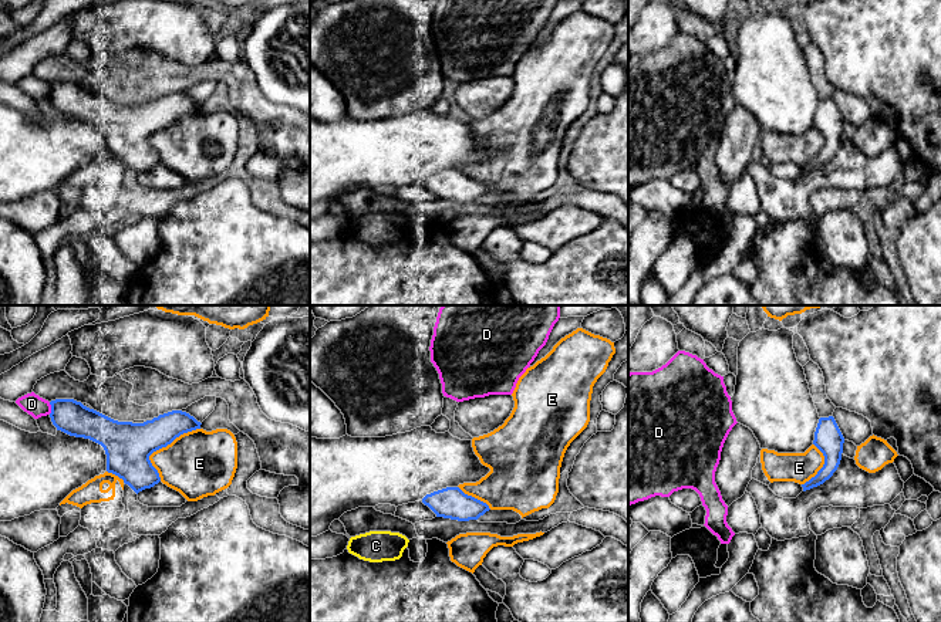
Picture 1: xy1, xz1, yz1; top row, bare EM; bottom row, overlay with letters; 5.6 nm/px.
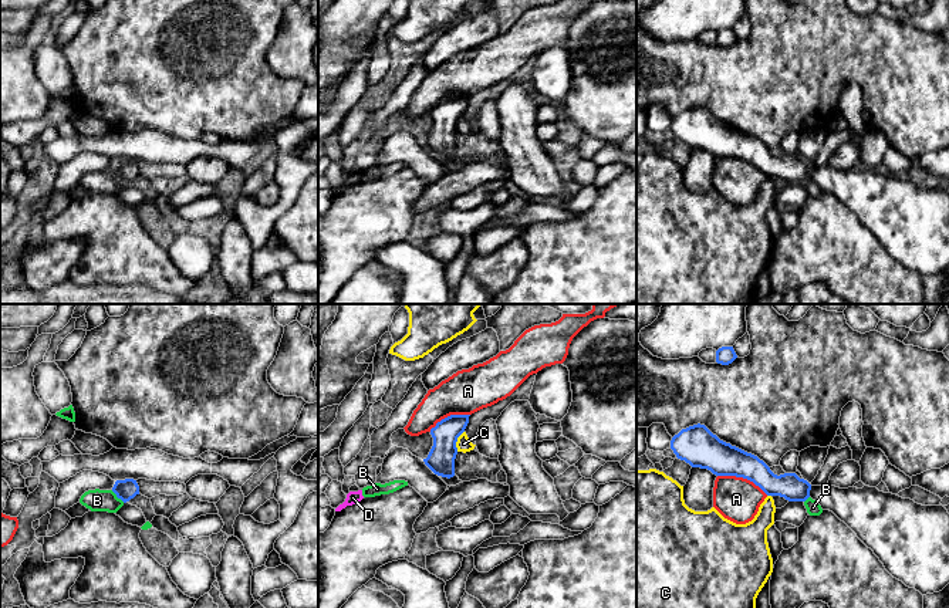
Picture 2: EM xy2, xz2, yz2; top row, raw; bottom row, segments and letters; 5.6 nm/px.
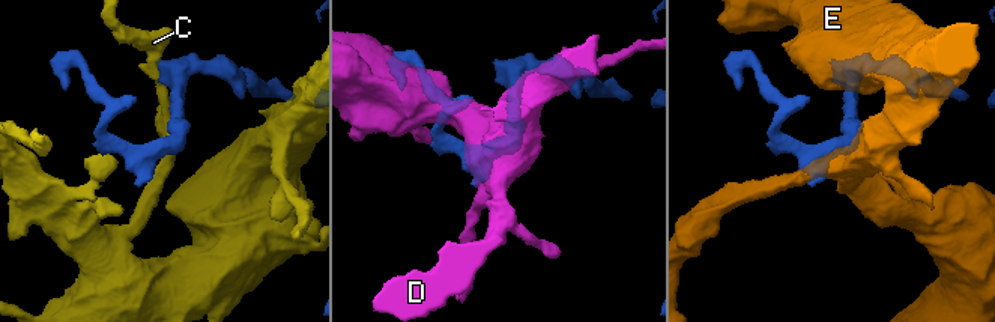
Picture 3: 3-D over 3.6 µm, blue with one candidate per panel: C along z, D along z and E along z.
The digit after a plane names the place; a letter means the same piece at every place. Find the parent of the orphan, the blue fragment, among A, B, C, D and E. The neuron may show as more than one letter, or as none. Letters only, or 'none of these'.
none of these

